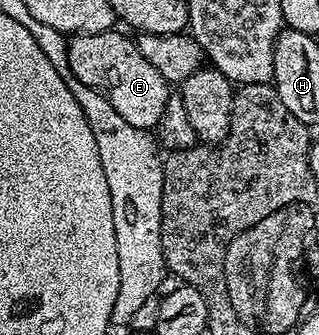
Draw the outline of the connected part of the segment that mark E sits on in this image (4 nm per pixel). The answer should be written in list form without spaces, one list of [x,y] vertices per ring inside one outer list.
[[[113,28],[97,34],[71,35],[68,38],[68,69],[71,77],[110,100],[110,104],[114,104],[114,112],[118,112],[118,116],[122,116],[126,124],[151,131],[158,124],[158,120],[162,120],[162,108],[166,108],[166,100],[170,96],[170,83],[164,79],[162,72],[155,70],[154,64],[142,60],[142,52],[138,52],[135,41],[118,31],[119,29]]]

